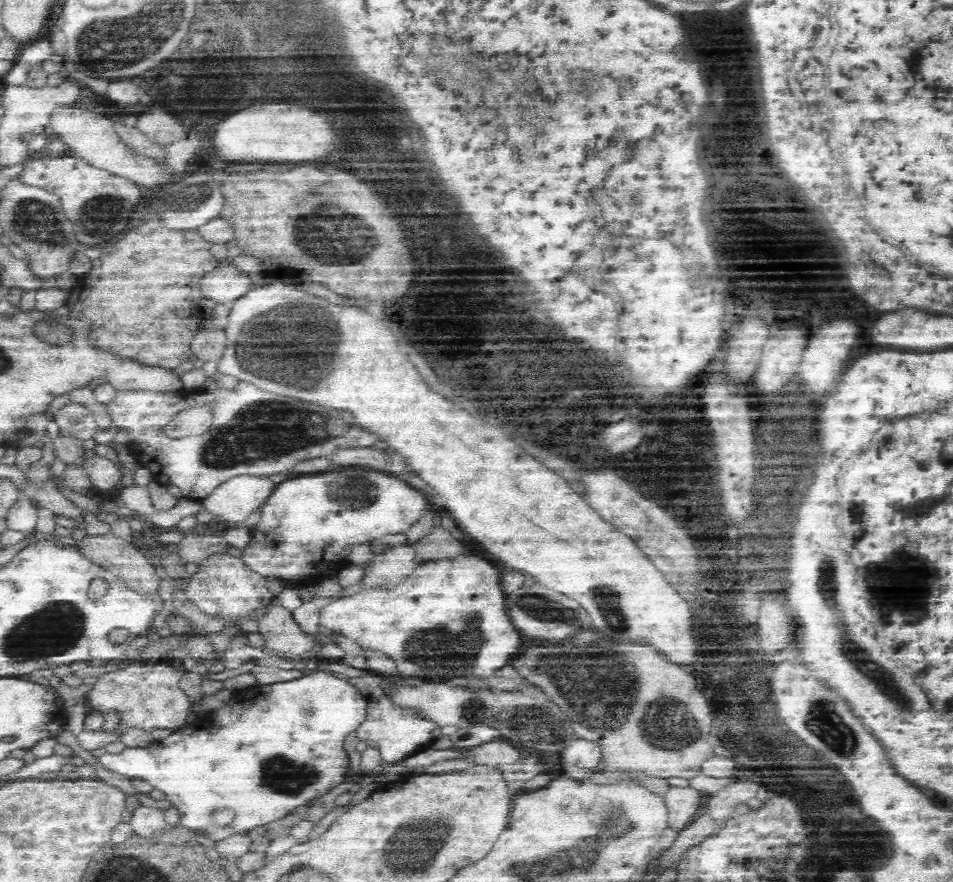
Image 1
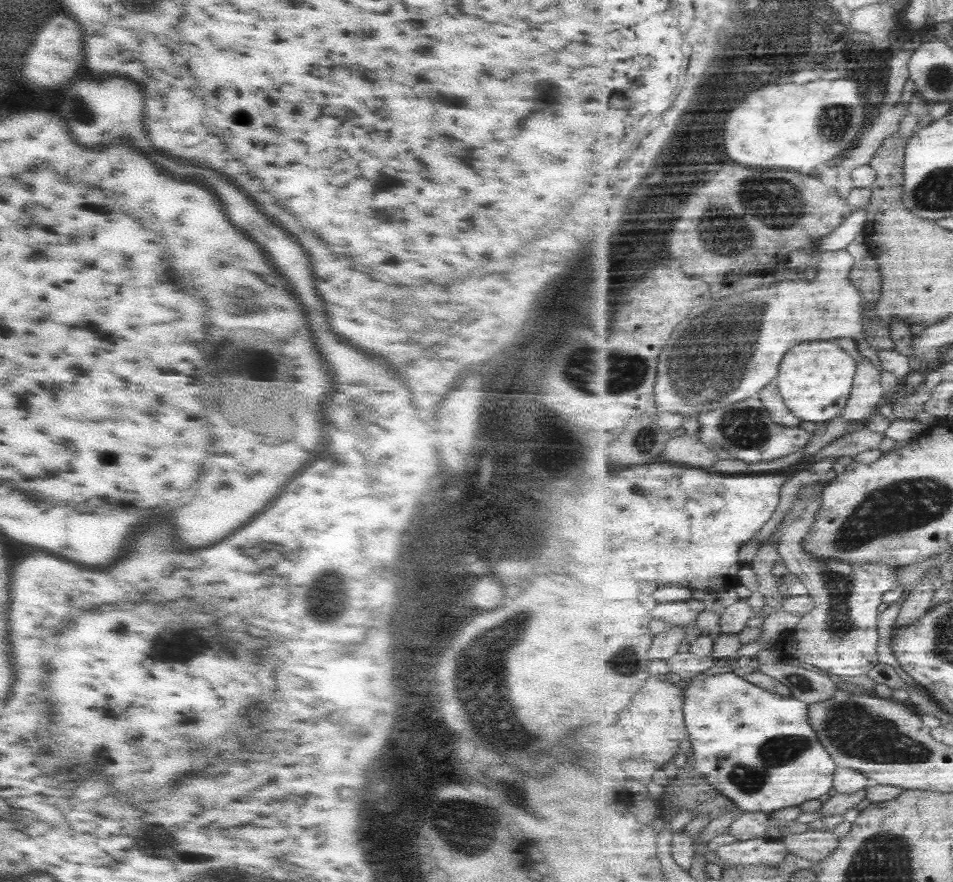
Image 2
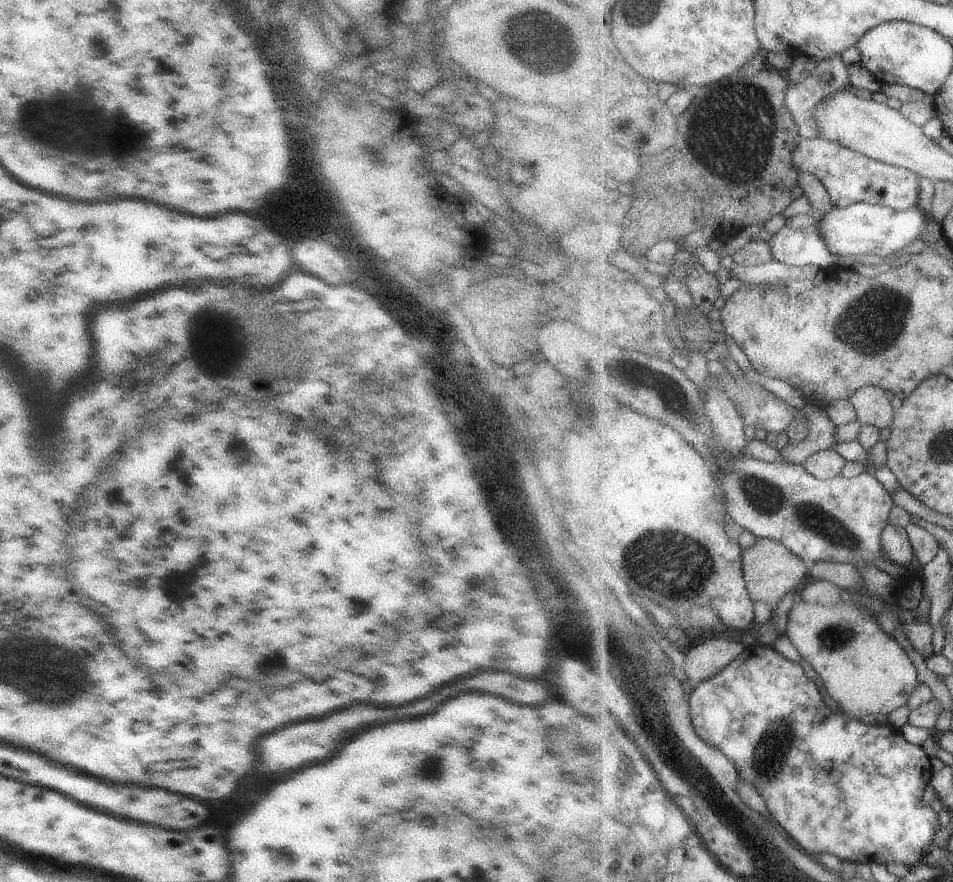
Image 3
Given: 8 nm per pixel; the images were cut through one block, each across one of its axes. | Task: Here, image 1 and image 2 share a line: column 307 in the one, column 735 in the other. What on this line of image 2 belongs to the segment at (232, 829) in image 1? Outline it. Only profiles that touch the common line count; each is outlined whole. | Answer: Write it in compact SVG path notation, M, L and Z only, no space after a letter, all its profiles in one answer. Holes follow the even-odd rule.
M732 672L717 675L697 675L692 678L691 683L684 689L684 719L689 734L689 741L692 745L688 762L695 772L703 774L723 796L731 798L741 811L774 813L783 807L799 806L803 802L821 798L827 792L833 793L834 774L839 766L834 761L831 753L826 749L826 746L823 746L817 732L815 732L815 728L811 726L809 708L810 705L802 700L795 697L787 698L773 694L773 692L769 692L769 690L765 690L760 686L755 686L749 680L745 680L742 676L737 676L737 674L732 674Z

